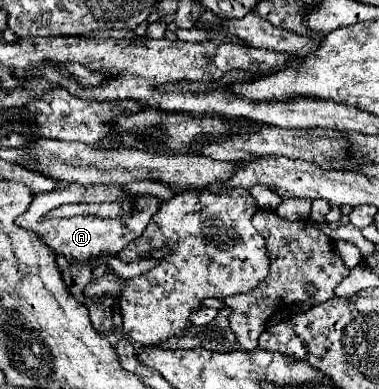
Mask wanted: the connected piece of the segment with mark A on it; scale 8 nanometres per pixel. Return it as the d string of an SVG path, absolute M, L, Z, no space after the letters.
M70 185L66 189L54 189L48 193L38 193L32 201L32 205L28 207L28 211L24 215L20 215L16 219L16 225L22 225L30 231L34 231L40 241L44 241L44 245L48 245L56 255L64 255L68 263L86 263L92 257L98 255L118 255L128 243L136 241L140 237L140 233L146 229L146 225L150 223L152 215L158 211L160 201L156 197L148 197L148 195L140 195L136 197L136 207L138 213L130 215L130 217L120 217L120 219L100 219L100 217L70 217L70 219L48 219L46 213L64 205L64 203L80 203L80 201L122 201L130 197L128 193L124 193L118 187L104 187L104 185Z

